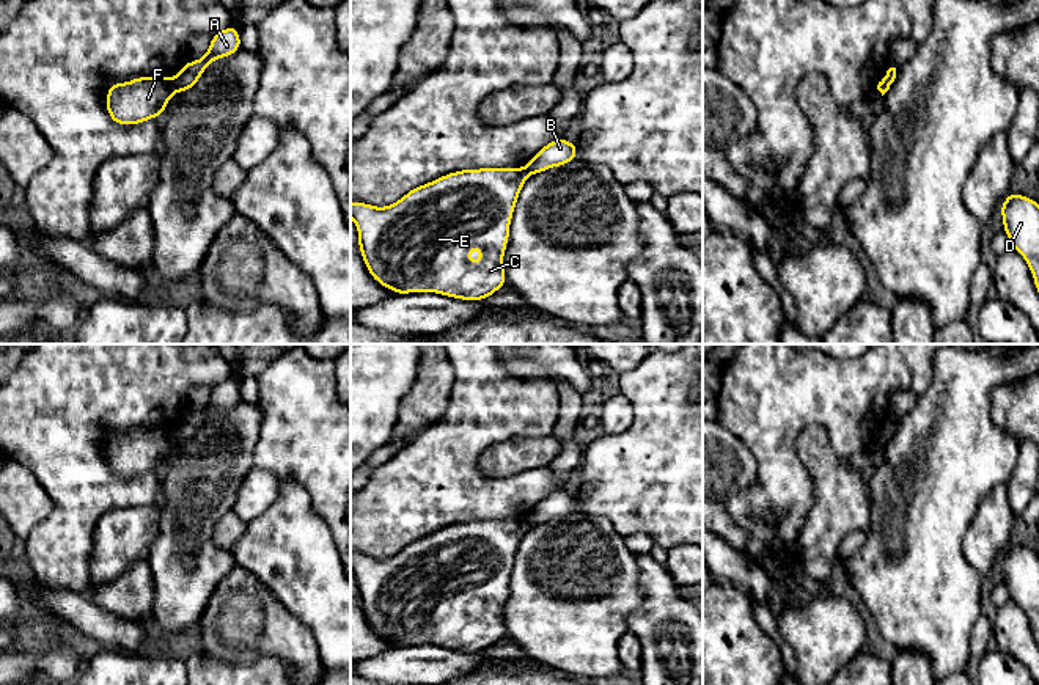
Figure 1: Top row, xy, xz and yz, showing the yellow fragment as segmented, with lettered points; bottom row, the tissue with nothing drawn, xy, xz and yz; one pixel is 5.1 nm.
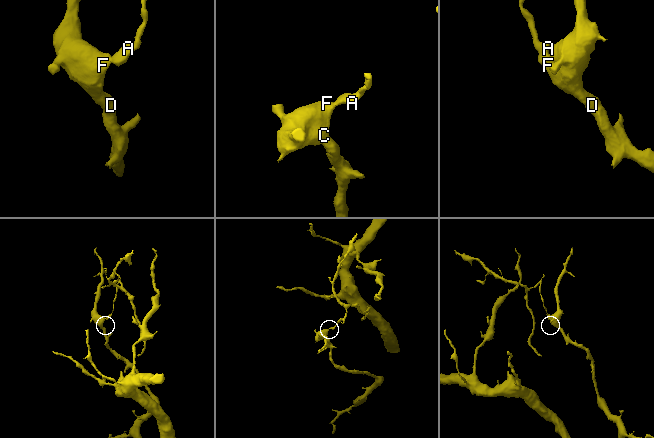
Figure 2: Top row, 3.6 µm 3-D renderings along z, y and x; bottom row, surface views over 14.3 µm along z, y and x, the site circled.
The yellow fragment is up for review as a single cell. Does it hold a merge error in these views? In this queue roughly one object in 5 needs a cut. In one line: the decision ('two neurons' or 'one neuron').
two neurons

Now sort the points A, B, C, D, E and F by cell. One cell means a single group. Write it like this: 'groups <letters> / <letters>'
groups A B / C D E F

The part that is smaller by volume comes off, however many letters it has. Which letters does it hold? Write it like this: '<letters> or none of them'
A, B

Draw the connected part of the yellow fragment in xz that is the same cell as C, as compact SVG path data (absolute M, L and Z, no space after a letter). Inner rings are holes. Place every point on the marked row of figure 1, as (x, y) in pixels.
M478 168L448 173L407 192L395 204L376 207L352 201L351 217L358 229L358 250L371 277L395 294L437 292L451 299L484 300L508 284L503 256L519 192L528 179L525 168ZM478 247L481 261L473 264L468 251Z

